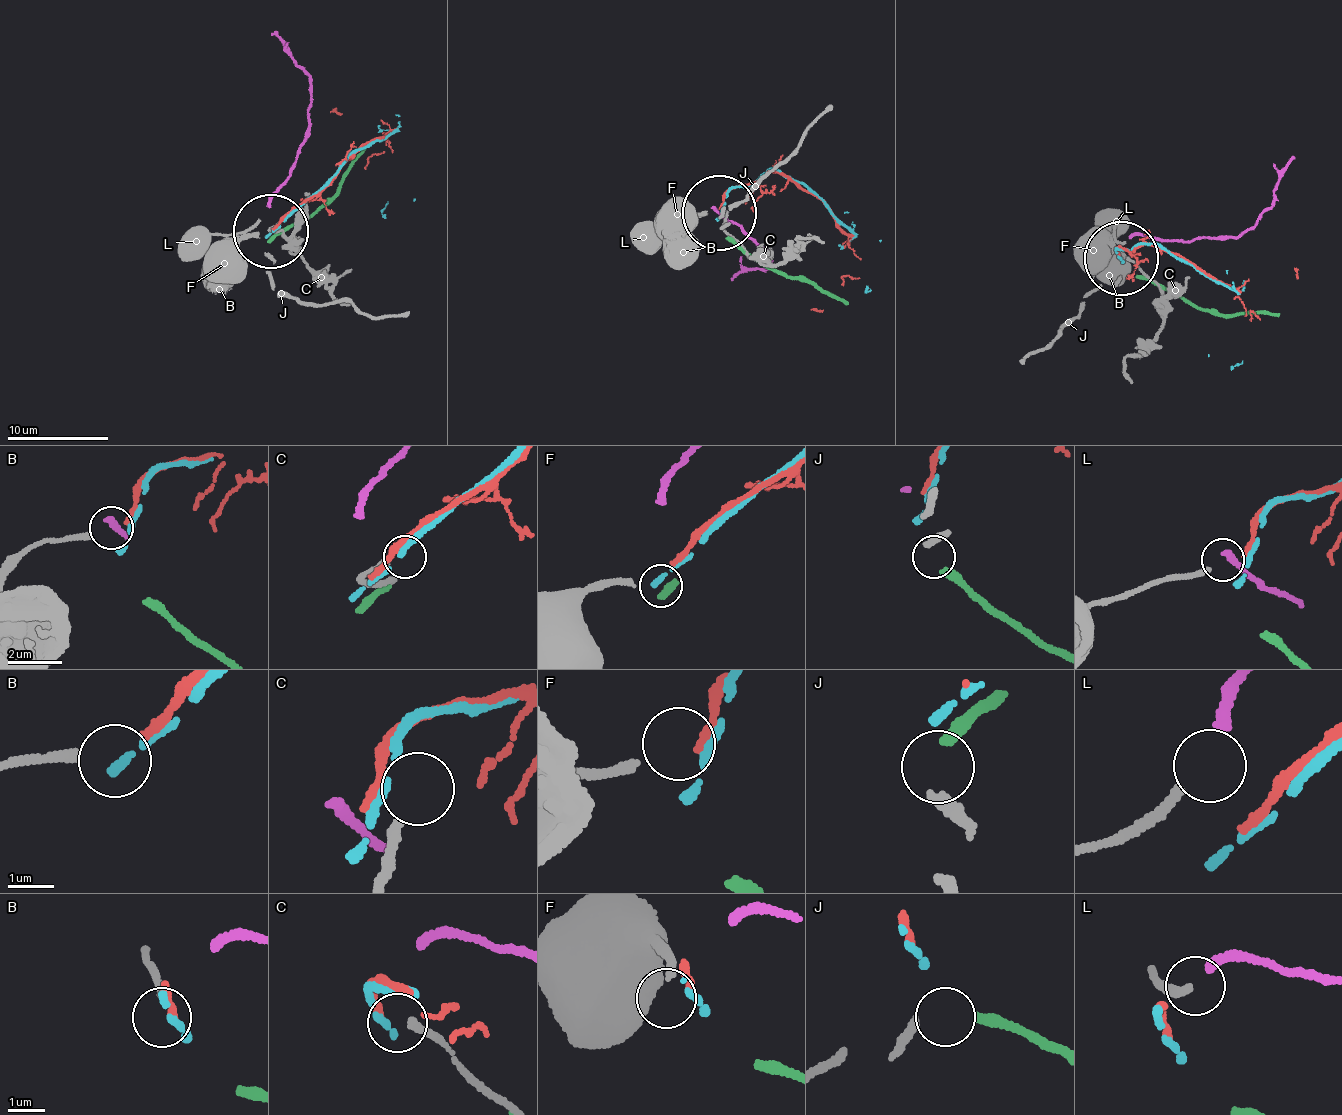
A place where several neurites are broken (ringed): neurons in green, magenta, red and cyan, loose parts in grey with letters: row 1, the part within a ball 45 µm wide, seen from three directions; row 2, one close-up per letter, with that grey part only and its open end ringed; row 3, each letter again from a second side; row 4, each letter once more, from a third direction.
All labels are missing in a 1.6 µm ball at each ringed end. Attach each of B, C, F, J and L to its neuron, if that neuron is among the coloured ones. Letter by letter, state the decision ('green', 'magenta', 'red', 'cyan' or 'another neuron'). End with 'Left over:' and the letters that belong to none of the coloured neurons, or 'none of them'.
B: red
C: another neuron
F: another neuron
J: green
L: magenta
Left over: C, F

